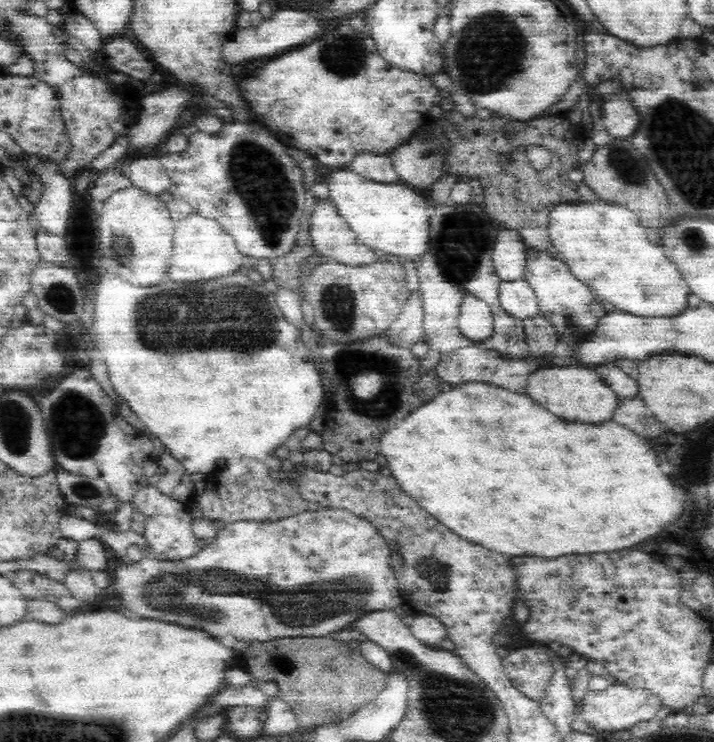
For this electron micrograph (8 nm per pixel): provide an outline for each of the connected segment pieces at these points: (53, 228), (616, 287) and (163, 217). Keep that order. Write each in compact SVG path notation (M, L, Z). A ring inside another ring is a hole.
M26 158L28 168L34 169L34 178L40 184L42 197L35 204L32 214L40 224L40 230L50 234L64 235L72 199L73 177L66 175L56 161ZM44 164L44 170L40 168Z
M596 200L580 204L558 204L548 212L547 219L546 230L550 242L556 246L556 254L560 254L559 257L566 262L571 274L582 280L598 298L614 304L616 310L652 319L676 316L686 308L686 294L689 292L686 283L674 264L670 264L662 248L646 240L646 228L638 224L634 211Z
M132 186L115 190L105 202L99 227L99 254L106 260L108 269L140 286L154 286L168 280L166 272L172 256L174 222L158 197L142 193Z

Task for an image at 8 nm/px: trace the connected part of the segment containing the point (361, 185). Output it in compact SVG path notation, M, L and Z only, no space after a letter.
M348 166L332 168L332 172L324 174L322 182L326 184L328 198L336 212L371 250L382 250L405 259L417 258L426 250L429 226L426 200L413 188L401 183L376 184Z

